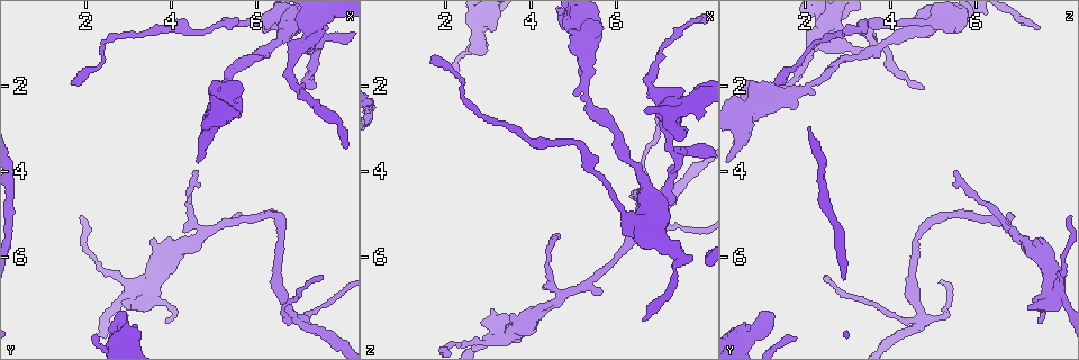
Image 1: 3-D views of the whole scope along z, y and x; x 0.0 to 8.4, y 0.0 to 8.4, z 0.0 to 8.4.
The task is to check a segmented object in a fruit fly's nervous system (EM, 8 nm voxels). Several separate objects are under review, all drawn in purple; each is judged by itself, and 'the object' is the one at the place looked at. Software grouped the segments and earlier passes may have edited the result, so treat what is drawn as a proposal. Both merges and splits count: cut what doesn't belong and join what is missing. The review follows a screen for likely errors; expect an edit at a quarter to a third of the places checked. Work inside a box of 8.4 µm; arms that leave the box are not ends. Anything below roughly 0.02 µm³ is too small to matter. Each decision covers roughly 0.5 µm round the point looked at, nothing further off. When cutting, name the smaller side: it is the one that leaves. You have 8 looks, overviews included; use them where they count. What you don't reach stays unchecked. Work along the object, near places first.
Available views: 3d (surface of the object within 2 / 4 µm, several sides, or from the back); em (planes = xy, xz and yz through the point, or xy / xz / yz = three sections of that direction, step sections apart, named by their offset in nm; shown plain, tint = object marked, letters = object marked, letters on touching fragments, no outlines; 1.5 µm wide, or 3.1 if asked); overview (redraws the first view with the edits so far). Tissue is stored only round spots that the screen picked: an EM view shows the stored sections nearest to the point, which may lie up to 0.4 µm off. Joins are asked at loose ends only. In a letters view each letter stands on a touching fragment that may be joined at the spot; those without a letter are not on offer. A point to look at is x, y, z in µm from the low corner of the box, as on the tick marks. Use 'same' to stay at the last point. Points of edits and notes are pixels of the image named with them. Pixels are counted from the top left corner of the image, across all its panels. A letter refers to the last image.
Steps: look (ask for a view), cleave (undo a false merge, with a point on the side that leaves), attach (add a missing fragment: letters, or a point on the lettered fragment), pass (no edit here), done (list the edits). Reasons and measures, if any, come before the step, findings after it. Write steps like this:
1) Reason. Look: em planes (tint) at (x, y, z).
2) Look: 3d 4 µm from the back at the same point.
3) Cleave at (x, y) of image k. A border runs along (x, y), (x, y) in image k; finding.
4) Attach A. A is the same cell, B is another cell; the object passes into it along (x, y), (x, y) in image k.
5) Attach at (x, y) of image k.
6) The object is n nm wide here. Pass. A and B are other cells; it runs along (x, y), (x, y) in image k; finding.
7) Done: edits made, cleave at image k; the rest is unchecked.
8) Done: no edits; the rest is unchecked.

Sharp bend. Look: em planes (tint) at (6.85, 7.45, 4.70).

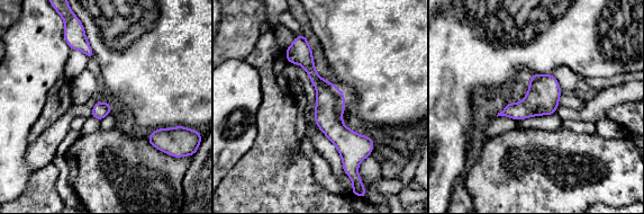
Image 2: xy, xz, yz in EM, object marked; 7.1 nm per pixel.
What lies round it. Look: em planes (letters) at the same point.

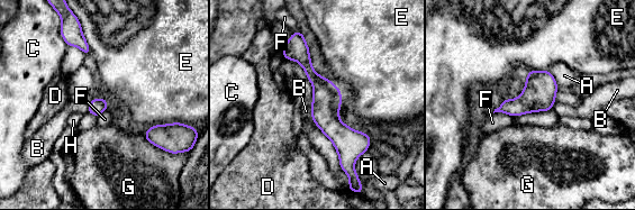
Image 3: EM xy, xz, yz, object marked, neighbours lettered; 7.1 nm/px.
The object is 200 nm wide here. Pass. A, B, C, D, E, F, G and H are other cells; all the same neuron.

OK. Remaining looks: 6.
Thin end. Look: em planes (letters) at (3.90, 7.45, 7.50).

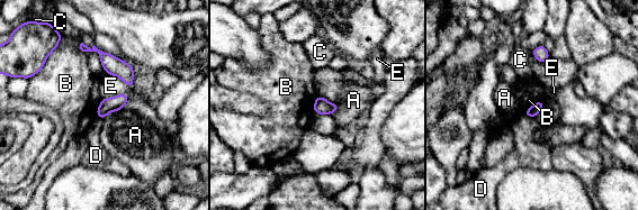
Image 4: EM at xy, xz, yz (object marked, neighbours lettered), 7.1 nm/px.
The longest contact is with B, 380 nm. Pass. A, B, C, D and E are other cells; a border runs along (62, 37), (44, 65), (28, 79) in image 4; no lettered fragment goes on from it.

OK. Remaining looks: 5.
An open end. Look: em planes (letters) at (4.65, 4.05, 5.50).

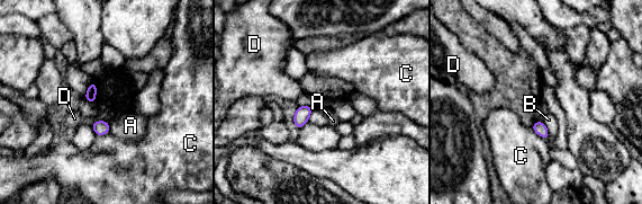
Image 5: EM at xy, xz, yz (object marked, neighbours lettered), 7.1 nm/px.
Pass. A, B, C and D are other cells; a border runs along (542, 121), (548, 131), (548, 139) in image 5; no lettered fragment goes on from it.

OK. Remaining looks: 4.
Done: no edits; the rest is unchecked.

